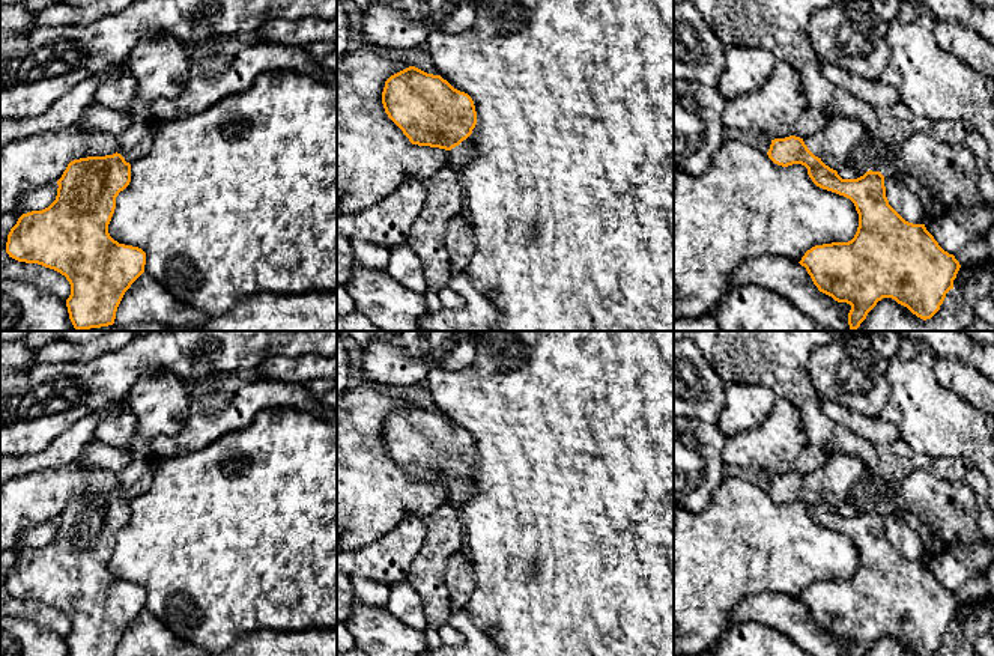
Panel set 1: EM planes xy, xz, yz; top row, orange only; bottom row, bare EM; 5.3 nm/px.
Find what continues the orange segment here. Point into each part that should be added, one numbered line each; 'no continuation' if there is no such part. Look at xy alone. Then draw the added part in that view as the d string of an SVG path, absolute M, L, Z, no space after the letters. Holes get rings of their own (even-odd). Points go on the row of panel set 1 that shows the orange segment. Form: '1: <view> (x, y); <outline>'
1: xy (160, 65); M155 35L141 39L125 65L137 80L137 96L129 107L132 122L116 138L117 153L132 164L150 150L159 125L150 104L158 98L177 98L183 92L188 57L177 39Z

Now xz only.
1: xz (460, 155); M469 135L459 146L450 150L447 166L456 172L460 172L471 159L477 156L477 153L477 146L472 141L472 135Z

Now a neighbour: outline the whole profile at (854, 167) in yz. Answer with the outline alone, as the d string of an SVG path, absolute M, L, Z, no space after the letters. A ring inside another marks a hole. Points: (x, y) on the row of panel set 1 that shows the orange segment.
M863 149L851 156L842 167L836 172L842 179L857 179L863 176L866 172L868 161L872 158L871 152L865 152Z

